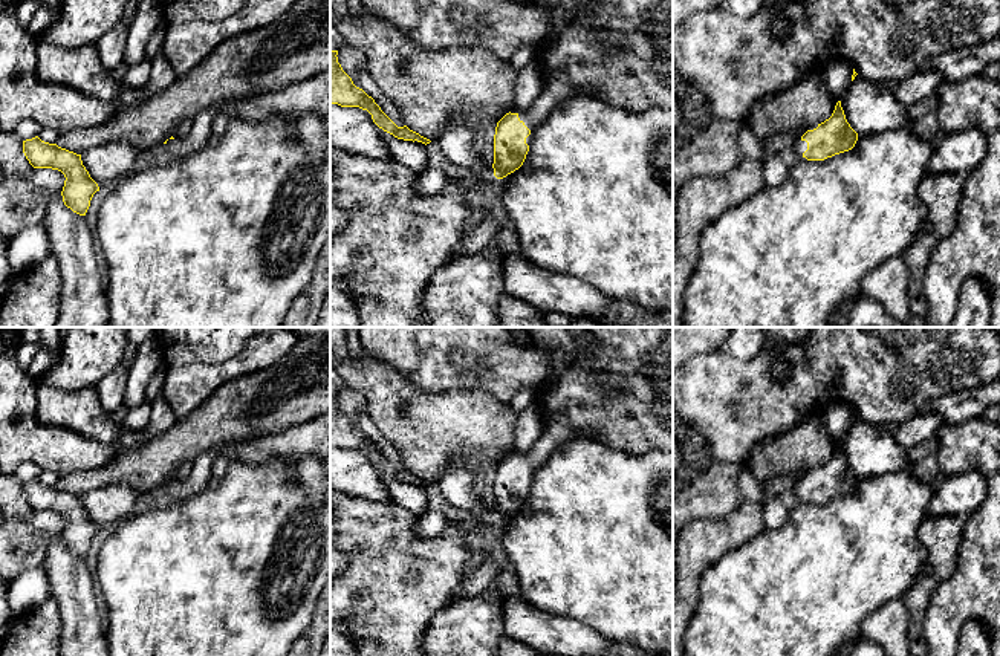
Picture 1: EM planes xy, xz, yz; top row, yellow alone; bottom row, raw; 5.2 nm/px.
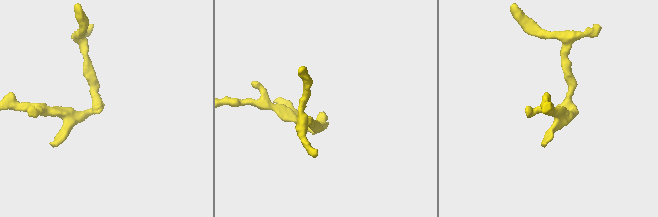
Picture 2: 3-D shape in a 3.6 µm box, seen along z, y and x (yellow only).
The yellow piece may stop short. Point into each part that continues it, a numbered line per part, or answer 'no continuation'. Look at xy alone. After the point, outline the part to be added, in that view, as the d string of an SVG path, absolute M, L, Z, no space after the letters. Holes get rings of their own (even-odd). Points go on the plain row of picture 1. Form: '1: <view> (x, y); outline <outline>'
1: xy (312, 438); outline M330 413L320 414L275 434L231 443L199 456L185 480L177 480L176 477L171 482L168 480L165 488L170 497L179 502L205 489L219 451L245 463L284 460L292 469L301 457L317 456L330 477Z

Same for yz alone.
1: yz (800, 488); outline M804 473L795 483L794 491L795 494L800 497L800 500L803 503L806 503L806 500L803 498L803 495L807 492L807 485L801 482L801 479L806 476L807 473Z

